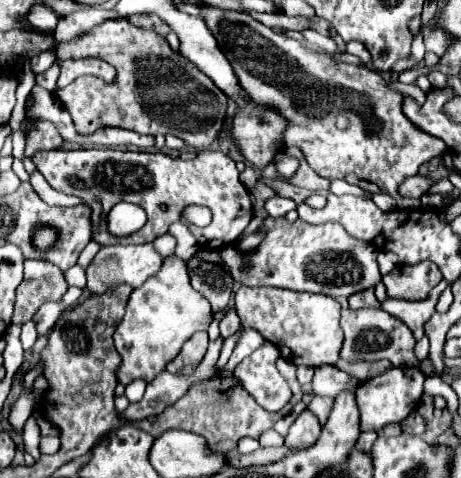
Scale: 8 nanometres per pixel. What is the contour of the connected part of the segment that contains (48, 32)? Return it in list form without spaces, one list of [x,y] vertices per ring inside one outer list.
[[[37,6],[29,12],[29,22],[35,26],[37,32],[41,32],[41,36],[53,36],[57,20],[57,14],[45,6]]]

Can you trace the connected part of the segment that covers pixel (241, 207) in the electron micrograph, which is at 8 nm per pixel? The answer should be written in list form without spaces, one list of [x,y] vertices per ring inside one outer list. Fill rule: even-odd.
[[[57,148],[57,150],[37,152],[33,156],[33,162],[55,190],[79,196],[87,202],[87,206],[93,210],[91,216],[93,240],[99,242],[101,246],[153,242],[159,234],[165,234],[173,222],[181,220],[185,206],[197,204],[197,206],[207,206],[213,214],[213,220],[205,228],[189,224],[189,230],[197,238],[203,250],[219,250],[235,242],[253,218],[249,192],[239,182],[239,172],[235,168],[235,162],[223,152],[199,152],[199,156],[193,160],[181,160],[179,156],[173,158],[163,152]],[[117,202],[135,202],[145,208],[149,218],[141,230],[121,240],[109,234],[105,218]],[[161,204],[167,204],[167,210],[161,210]]]

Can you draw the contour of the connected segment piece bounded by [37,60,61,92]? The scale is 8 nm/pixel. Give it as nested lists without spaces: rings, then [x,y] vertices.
[[[57,60],[47,72],[39,74],[37,76],[37,84],[43,86],[43,88],[47,88],[49,92],[55,92],[57,90],[57,78],[59,78],[59,64],[61,64],[61,60]]]

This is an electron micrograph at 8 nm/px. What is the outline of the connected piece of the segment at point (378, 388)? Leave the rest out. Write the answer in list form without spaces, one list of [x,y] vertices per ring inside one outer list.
[[[389,368],[387,372],[383,372],[371,380],[365,380],[357,388],[361,430],[379,432],[385,424],[403,422],[411,414],[411,402],[413,402],[413,410],[417,408],[421,394],[423,394],[423,382],[425,382],[425,374],[419,368]]]

